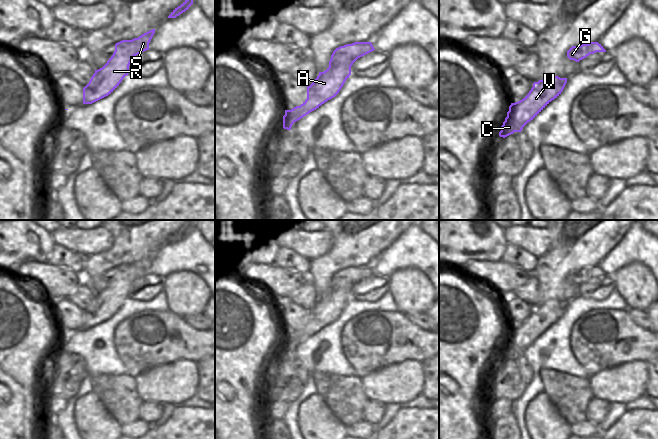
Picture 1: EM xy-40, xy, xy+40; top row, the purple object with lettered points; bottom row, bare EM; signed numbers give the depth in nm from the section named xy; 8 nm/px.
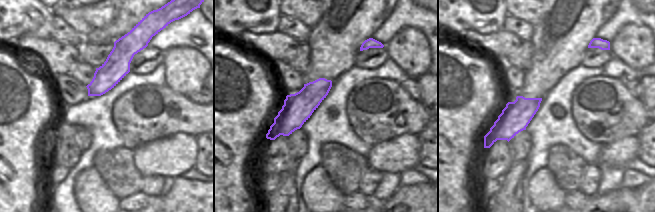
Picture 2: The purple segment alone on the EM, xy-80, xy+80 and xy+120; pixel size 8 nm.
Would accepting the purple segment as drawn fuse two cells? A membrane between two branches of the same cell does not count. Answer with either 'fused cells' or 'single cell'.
fused cells

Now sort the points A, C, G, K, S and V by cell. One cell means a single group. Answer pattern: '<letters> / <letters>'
A C K S V / G

